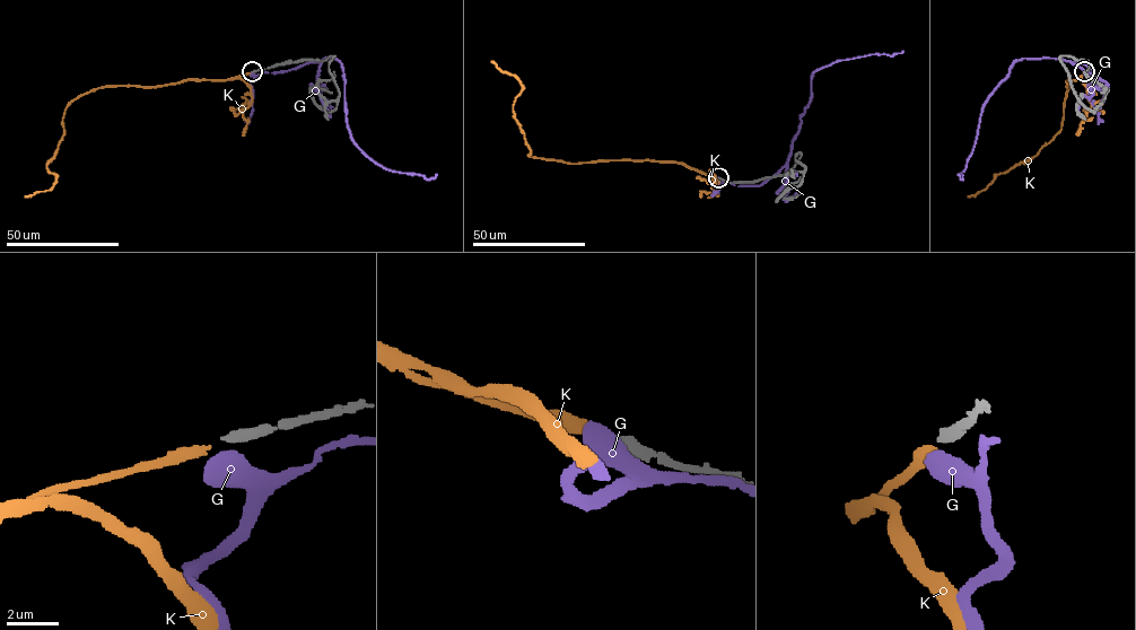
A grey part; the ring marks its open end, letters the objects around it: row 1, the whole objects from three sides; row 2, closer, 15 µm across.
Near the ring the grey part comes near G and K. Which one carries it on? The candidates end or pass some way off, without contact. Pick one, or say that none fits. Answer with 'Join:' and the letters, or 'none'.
Join: K

